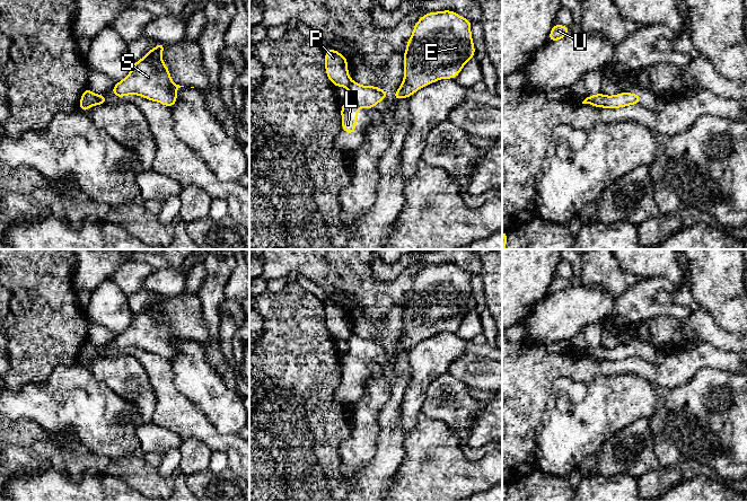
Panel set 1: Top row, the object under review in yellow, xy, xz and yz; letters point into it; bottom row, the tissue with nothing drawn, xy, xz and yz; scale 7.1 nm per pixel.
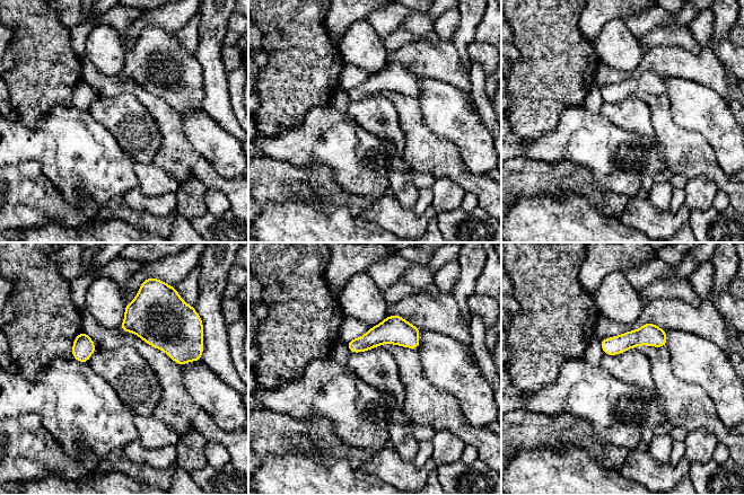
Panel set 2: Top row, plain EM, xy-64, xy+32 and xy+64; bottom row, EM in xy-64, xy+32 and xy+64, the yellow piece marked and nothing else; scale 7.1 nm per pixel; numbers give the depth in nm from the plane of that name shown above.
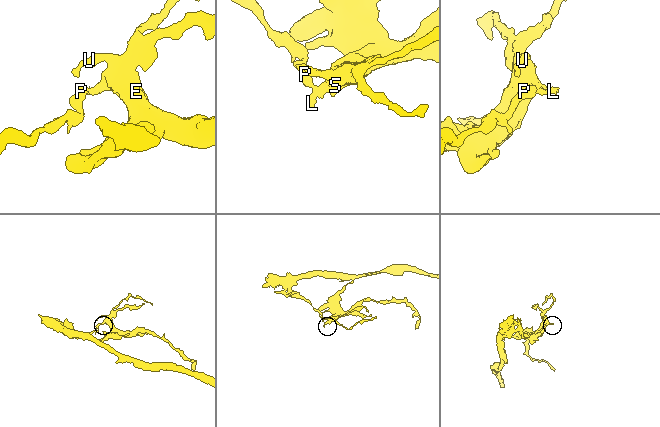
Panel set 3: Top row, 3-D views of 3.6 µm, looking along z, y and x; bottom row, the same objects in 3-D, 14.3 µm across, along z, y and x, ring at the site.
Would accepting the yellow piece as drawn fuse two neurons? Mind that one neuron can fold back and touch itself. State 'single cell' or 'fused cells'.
fused cells

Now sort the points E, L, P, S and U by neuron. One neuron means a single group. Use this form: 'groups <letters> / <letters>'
groups E L S U / P

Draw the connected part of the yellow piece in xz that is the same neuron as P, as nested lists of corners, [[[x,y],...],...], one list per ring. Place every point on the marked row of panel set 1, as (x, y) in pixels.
[[[335,49],[325,51],[325,70],[335,87],[349,87],[352,79],[348,72],[348,59]]]

